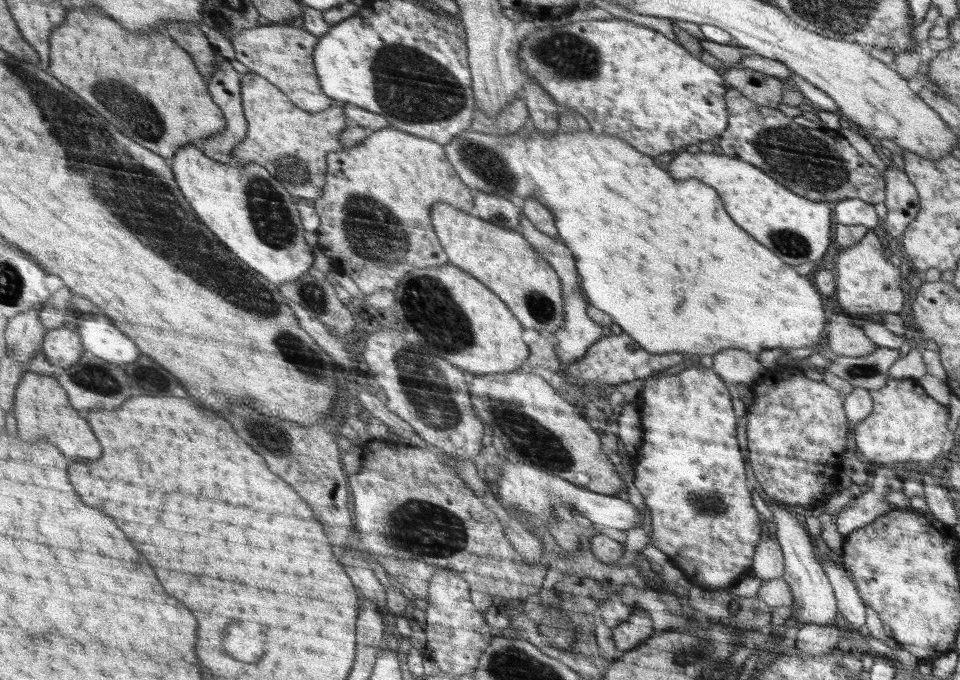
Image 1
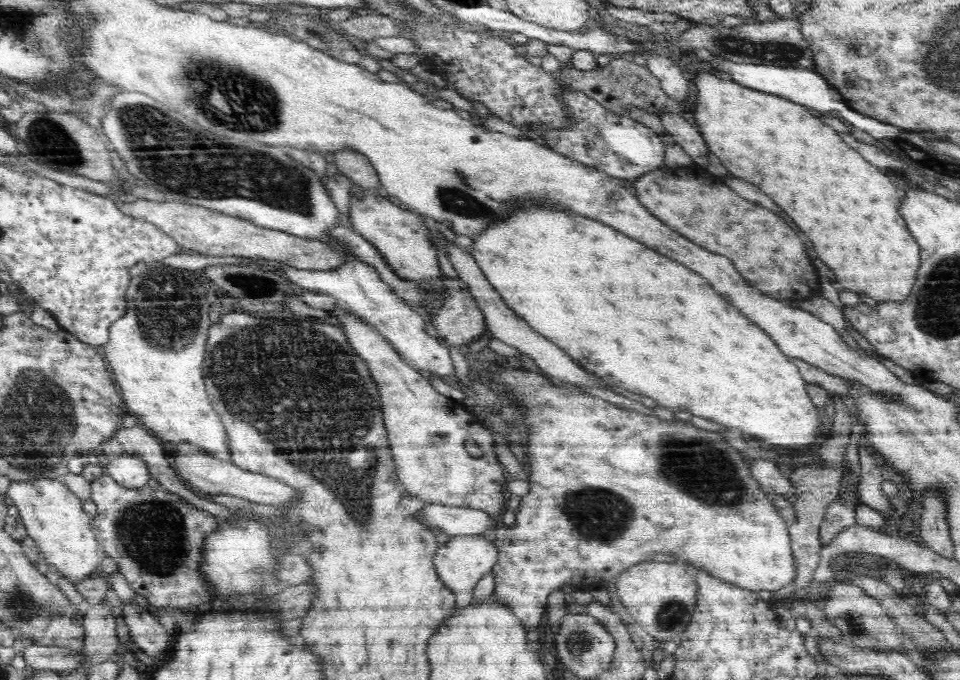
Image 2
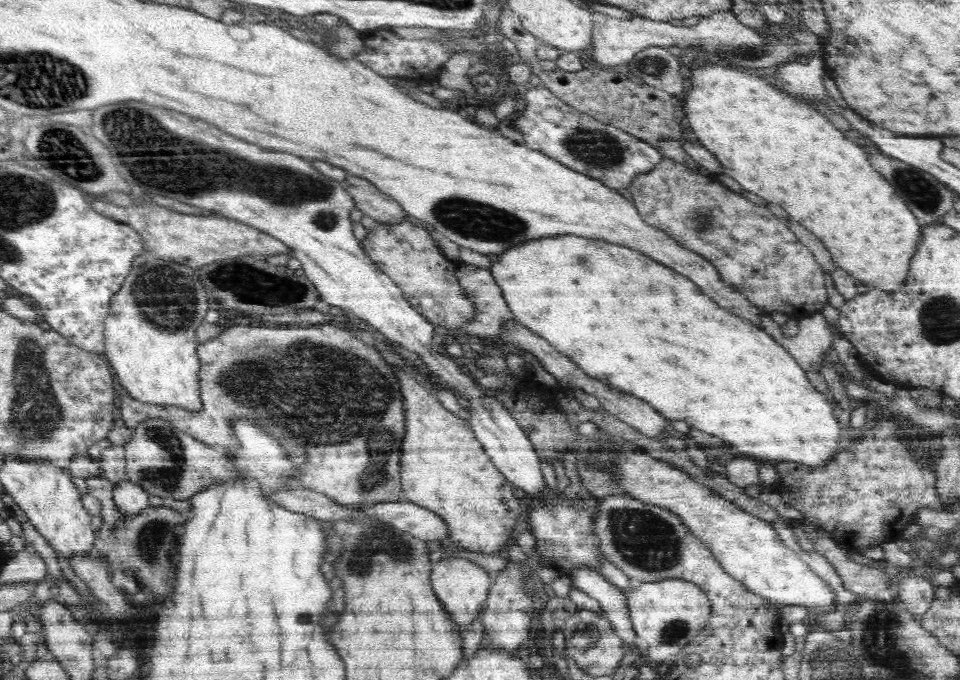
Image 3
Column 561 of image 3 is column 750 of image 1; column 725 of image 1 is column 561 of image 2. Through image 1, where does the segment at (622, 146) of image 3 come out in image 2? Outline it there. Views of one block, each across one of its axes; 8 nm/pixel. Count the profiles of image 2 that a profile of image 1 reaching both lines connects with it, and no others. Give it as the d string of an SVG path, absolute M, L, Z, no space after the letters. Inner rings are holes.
M575 91L570 96L570 104L582 112L582 128L578 132L540 132L546 141L546 147L558 154L594 167L610 177L620 180L635 180L648 172L664 166L666 148L660 136L645 124L632 120L629 116L620 116L597 100Z

